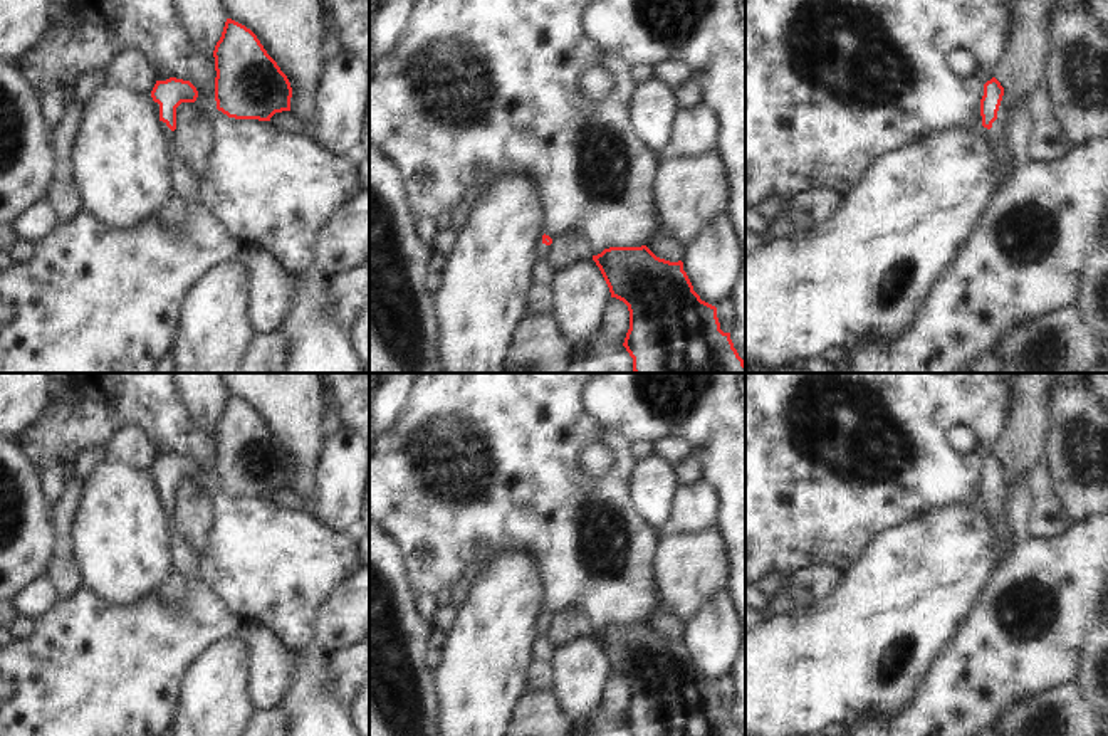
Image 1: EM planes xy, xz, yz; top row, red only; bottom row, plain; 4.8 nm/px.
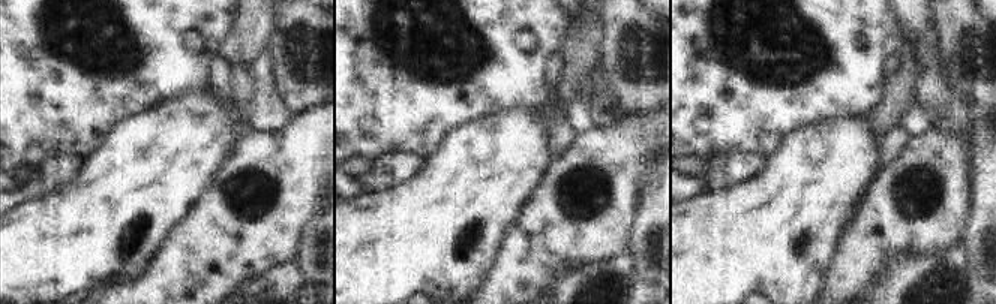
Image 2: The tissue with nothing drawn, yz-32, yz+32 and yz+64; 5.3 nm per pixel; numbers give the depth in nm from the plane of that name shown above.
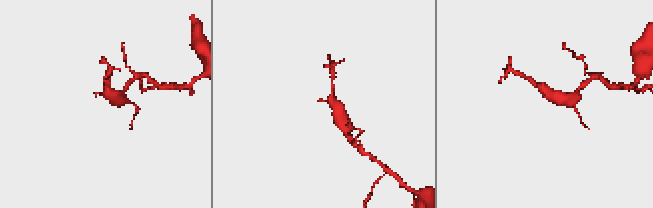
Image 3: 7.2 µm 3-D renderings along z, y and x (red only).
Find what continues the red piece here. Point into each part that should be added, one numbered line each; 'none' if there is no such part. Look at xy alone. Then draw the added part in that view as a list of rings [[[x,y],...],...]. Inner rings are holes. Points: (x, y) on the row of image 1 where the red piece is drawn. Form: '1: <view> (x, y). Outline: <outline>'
none

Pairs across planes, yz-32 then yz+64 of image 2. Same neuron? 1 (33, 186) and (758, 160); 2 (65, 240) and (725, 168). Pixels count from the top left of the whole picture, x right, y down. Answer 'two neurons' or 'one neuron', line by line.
1: one neuron
2: two neurons

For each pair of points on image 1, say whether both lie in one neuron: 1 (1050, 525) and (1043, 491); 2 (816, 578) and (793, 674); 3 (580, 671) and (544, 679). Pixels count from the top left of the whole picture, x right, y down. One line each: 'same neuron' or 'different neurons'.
1: same neuron
2: different neurons
3: different neurons

